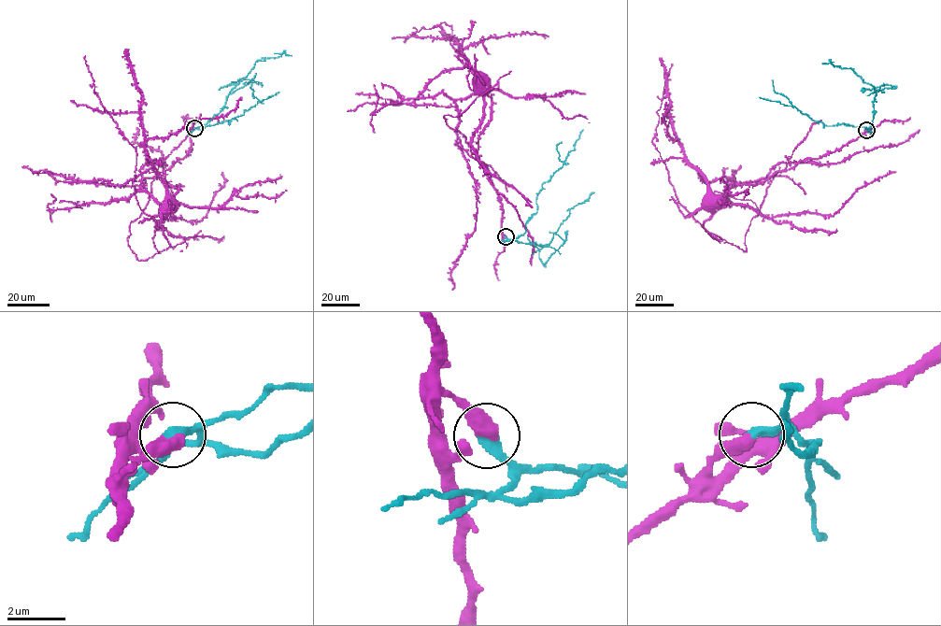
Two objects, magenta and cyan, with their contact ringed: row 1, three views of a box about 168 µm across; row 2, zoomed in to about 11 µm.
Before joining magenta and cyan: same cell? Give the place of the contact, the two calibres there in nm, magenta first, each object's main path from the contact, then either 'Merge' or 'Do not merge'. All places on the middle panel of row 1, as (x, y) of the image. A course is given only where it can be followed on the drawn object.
Place: (506, 236). Thickness 500 nm (magenta) against 400 nm. Course of magenta: (506, 236), (499, 196), (489, 170), (477, 156), (478, 135), (490, 120), (491, 103), (477, 84), (477, 73). Course of cyan: (506, 236), (511, 240), (524, 233), (527, 221), (536, 211), (536, 197), (542, 184), (563, 164), (582, 130). Do not merge

